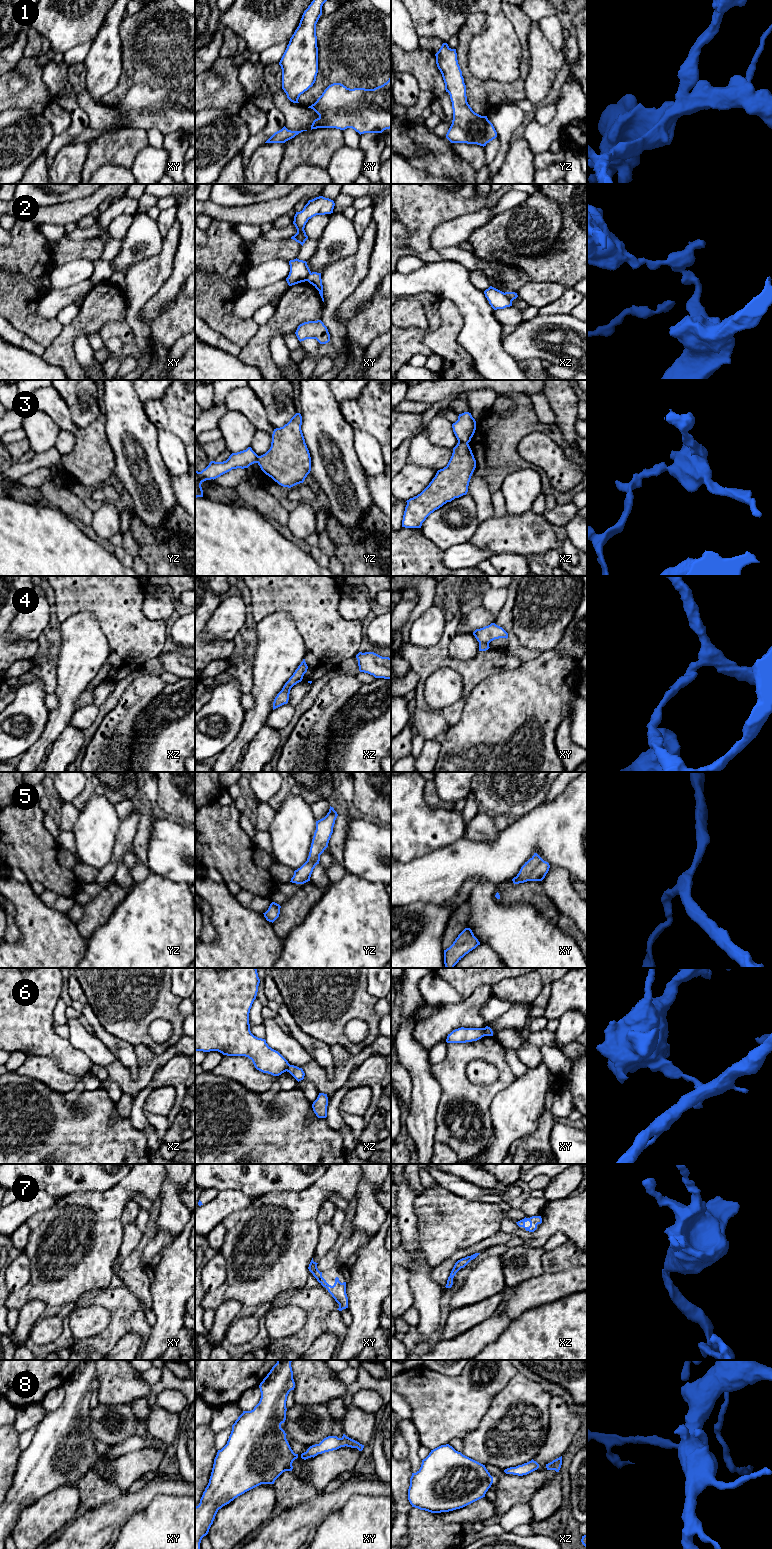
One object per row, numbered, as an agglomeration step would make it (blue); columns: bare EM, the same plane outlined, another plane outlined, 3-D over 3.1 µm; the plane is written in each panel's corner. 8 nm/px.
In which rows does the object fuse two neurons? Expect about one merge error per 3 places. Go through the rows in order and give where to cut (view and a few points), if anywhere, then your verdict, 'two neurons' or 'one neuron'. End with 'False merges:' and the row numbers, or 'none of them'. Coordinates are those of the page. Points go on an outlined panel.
1: no cut | one neuron
2: xy (311, 273), (306, 280) | two neurons
3: xz (458, 441), (467, 443) | two neurons
4: xy (479, 643), (488, 644) | two neurons
5: no cut | one neuron
6: xy (483, 1028), (486, 1035) | two neurons
7: no cut | one neuron
8: no cut | one neuron
False merges: 2, 3, 4, 6

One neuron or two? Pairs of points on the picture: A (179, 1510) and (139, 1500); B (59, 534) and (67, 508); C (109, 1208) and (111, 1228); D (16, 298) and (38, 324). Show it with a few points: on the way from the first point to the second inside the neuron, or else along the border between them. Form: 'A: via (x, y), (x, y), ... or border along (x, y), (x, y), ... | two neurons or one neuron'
A: border along (171, 1494), (157, 1494), (145, 1507), (130, 1517) | two neurons
B: border along (58, 508), (76, 522) | two neurons
C: via (109, 1213), (109, 1223) | one neuron
D: via (18, 304), (32, 318) | one neuron

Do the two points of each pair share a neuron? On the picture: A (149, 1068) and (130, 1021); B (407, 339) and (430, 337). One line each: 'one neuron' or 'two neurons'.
A: two neurons
B: two neurons

